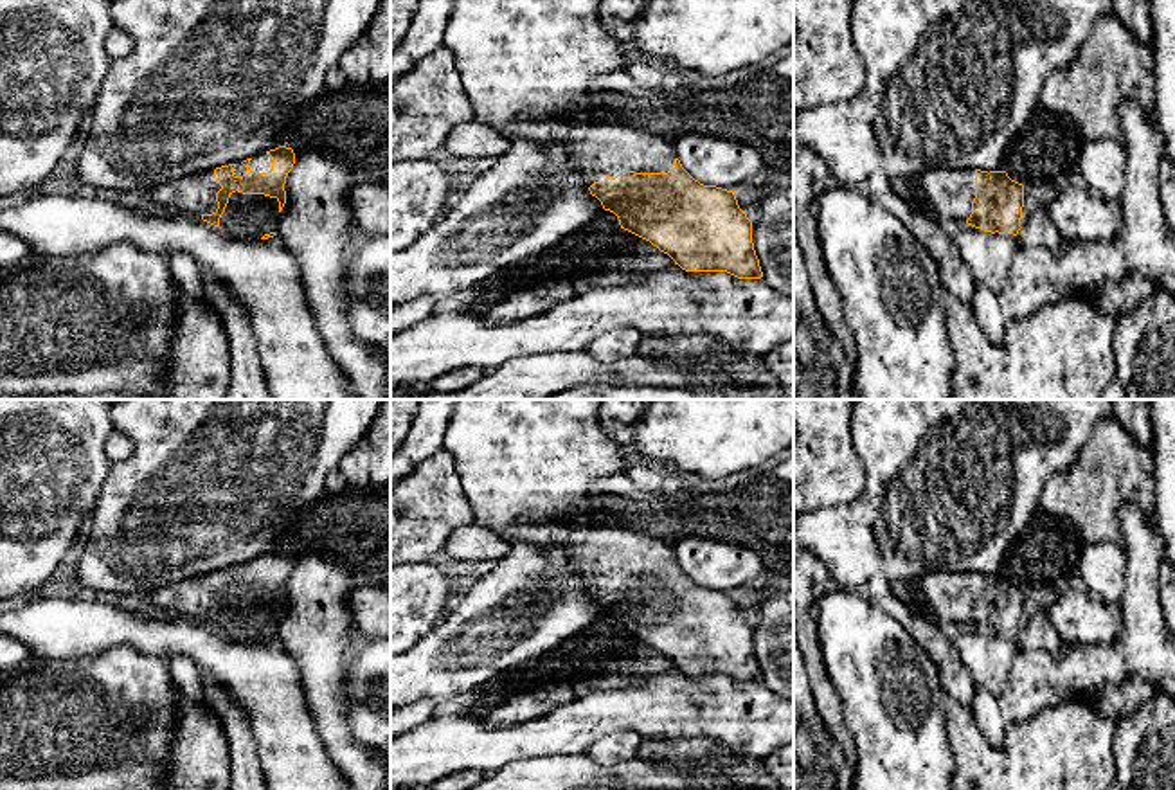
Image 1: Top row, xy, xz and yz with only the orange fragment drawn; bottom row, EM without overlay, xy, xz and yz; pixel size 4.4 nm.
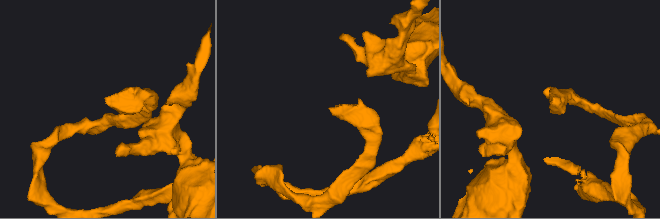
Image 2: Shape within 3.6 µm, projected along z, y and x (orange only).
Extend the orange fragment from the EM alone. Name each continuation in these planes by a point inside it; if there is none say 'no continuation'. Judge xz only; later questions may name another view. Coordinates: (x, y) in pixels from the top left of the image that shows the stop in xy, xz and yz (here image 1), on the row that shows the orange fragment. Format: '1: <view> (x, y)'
1: xz (600, 150)

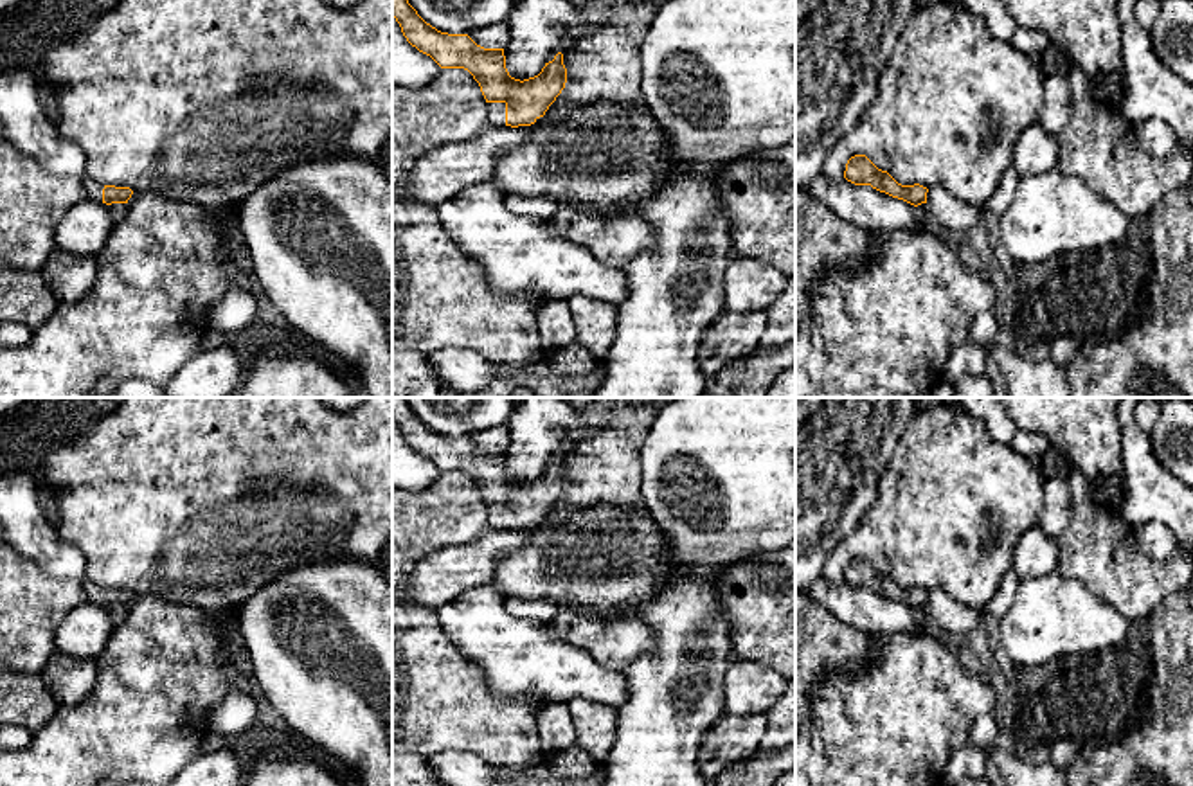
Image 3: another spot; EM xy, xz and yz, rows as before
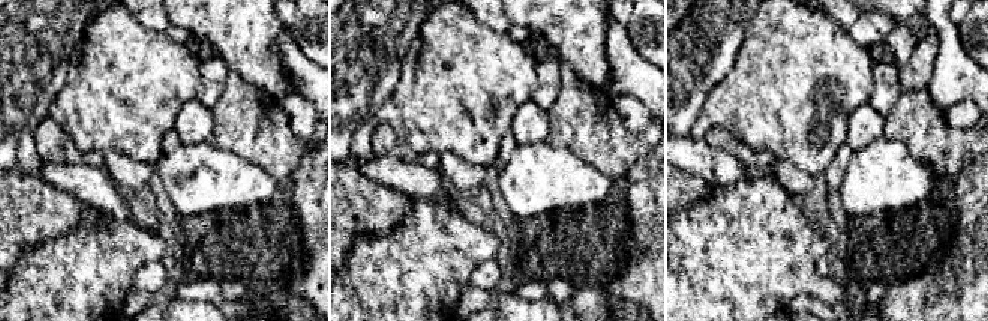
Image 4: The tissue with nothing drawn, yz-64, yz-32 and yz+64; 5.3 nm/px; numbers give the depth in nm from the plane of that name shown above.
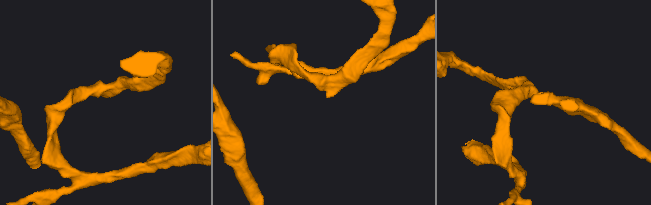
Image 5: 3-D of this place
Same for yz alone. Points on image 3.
no continuation

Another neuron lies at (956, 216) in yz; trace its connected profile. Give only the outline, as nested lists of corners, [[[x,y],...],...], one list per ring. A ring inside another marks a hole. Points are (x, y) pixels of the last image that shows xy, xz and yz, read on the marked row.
[[[939,185],[928,189],[927,209],[932,218],[952,234],[952,237],[966,234],[981,219],[982,212],[981,207],[957,200]]]

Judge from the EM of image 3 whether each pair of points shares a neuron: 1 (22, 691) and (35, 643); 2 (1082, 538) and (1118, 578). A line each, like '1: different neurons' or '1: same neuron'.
1: different neurons
2: same neuron

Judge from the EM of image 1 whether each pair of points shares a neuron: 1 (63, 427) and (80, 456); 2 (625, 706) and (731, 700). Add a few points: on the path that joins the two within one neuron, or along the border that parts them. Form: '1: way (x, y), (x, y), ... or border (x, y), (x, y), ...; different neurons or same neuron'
1: way (63, 434), (63, 439), (72, 448); same neuron
2: way (652, 706), (684, 706), (693, 699), (704, 700); same neuron

